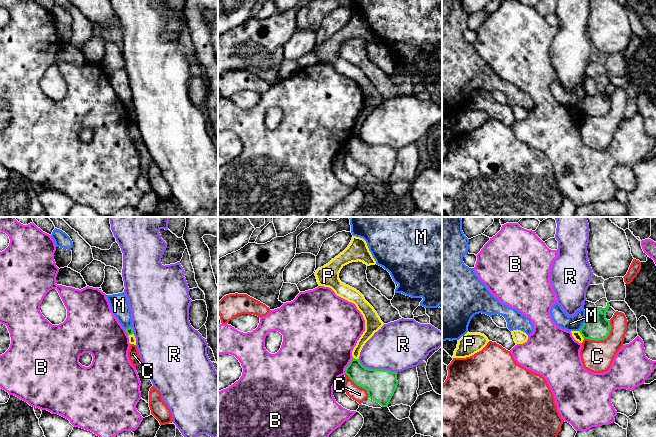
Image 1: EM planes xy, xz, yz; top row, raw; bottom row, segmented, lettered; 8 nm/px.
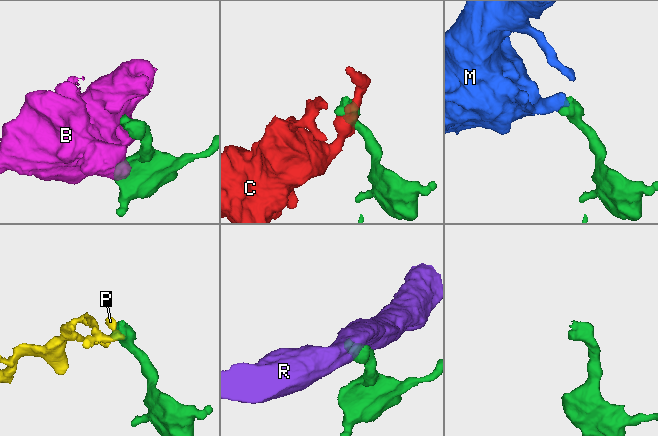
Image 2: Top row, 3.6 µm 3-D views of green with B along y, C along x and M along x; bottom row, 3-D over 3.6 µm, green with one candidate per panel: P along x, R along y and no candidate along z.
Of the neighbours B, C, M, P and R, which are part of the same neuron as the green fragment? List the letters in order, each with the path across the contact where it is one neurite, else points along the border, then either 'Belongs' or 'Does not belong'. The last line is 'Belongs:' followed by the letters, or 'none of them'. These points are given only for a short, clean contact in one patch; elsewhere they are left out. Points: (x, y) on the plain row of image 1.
B: Boundary: xz (352, 133), (344, 149). Does not belong
C: Does not belong
M: Boundary: yz (587, 95), (578, 106). Does not belong
P: Boundary: yz (578, 107), (584, 114). Does not belong
R: Does not belong
Belongs: none of them

